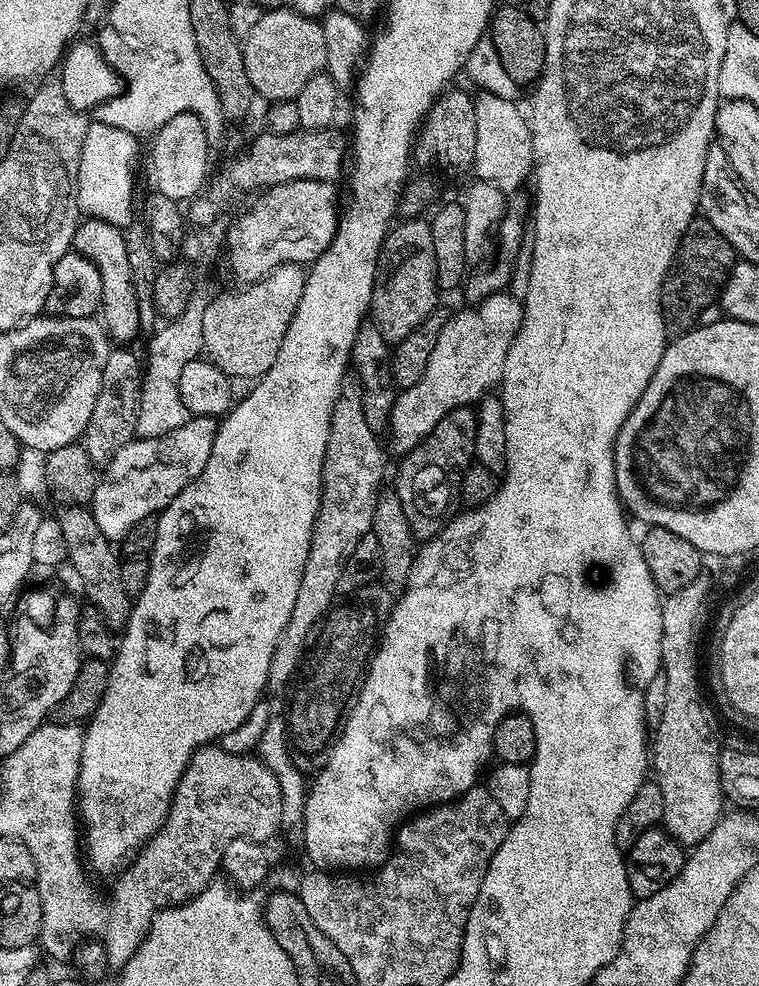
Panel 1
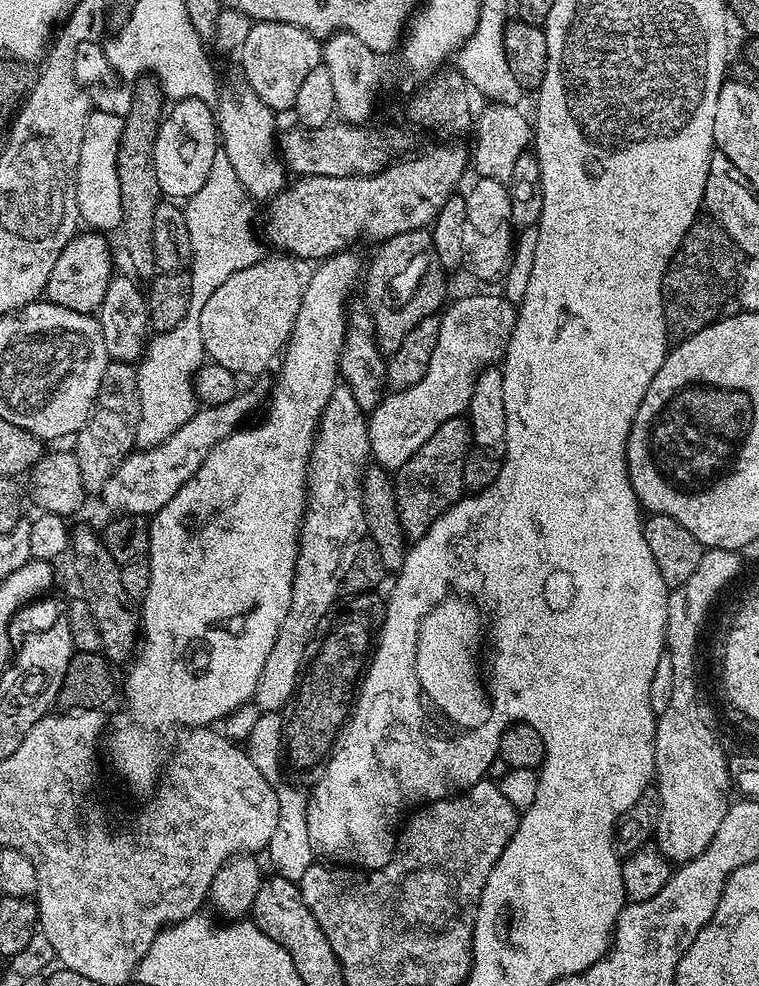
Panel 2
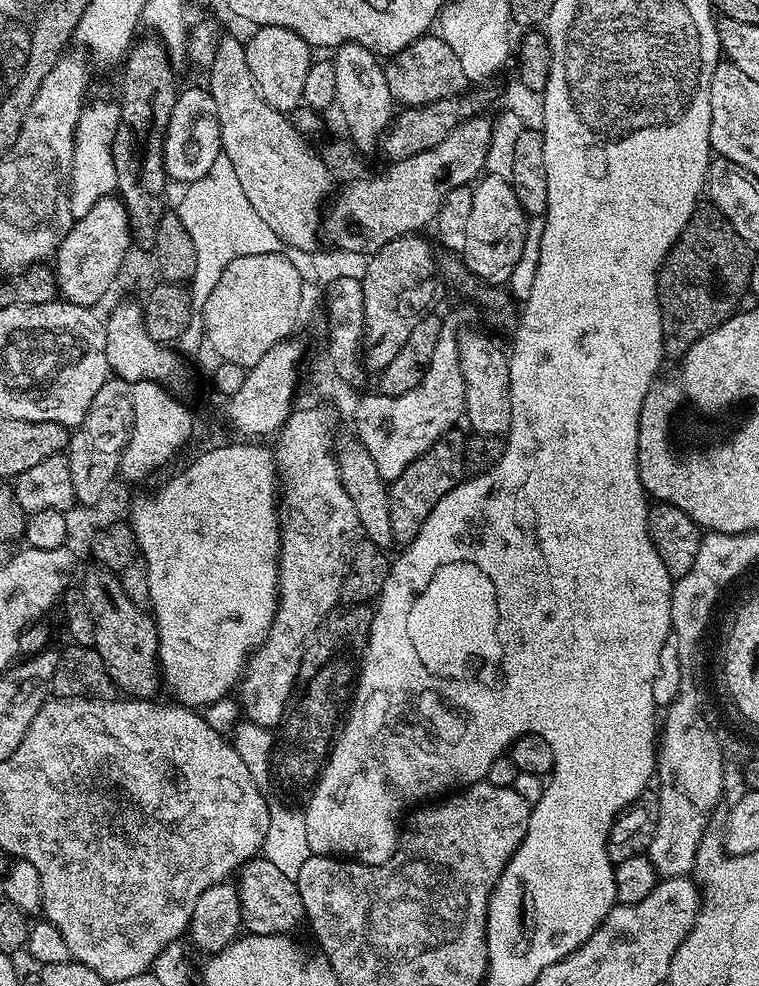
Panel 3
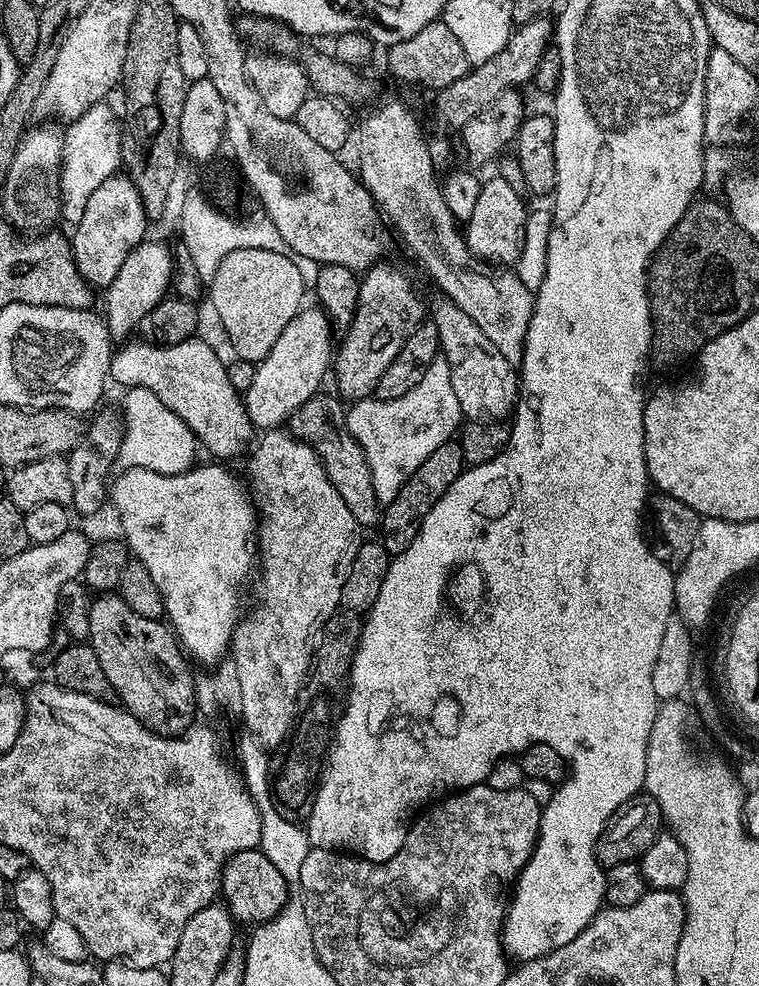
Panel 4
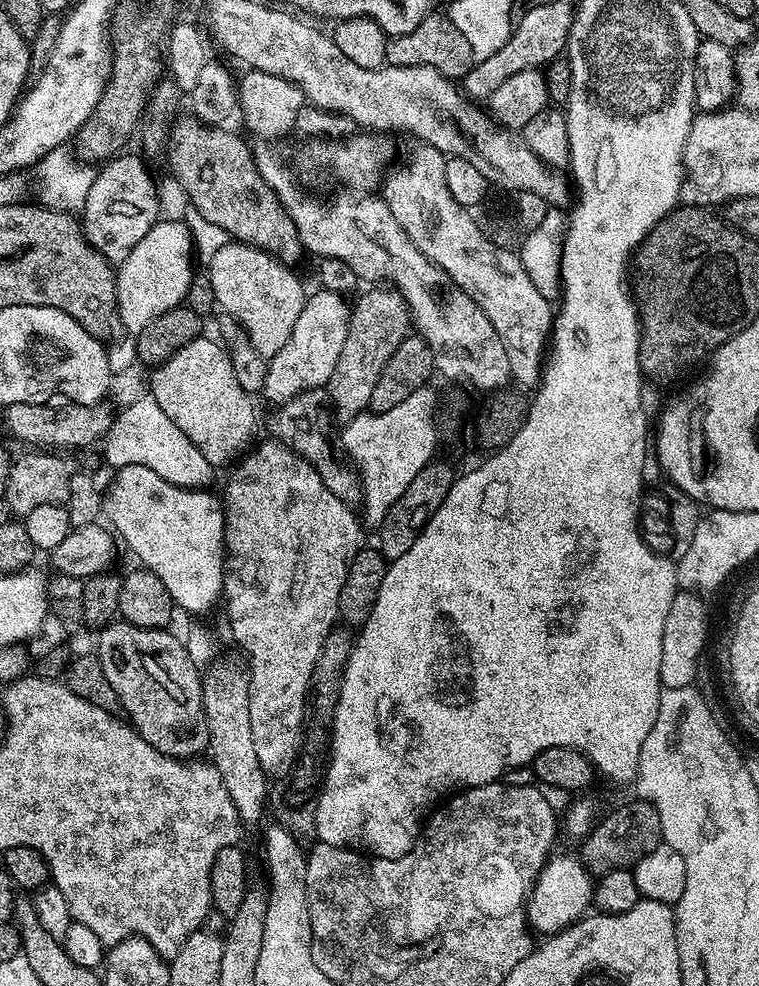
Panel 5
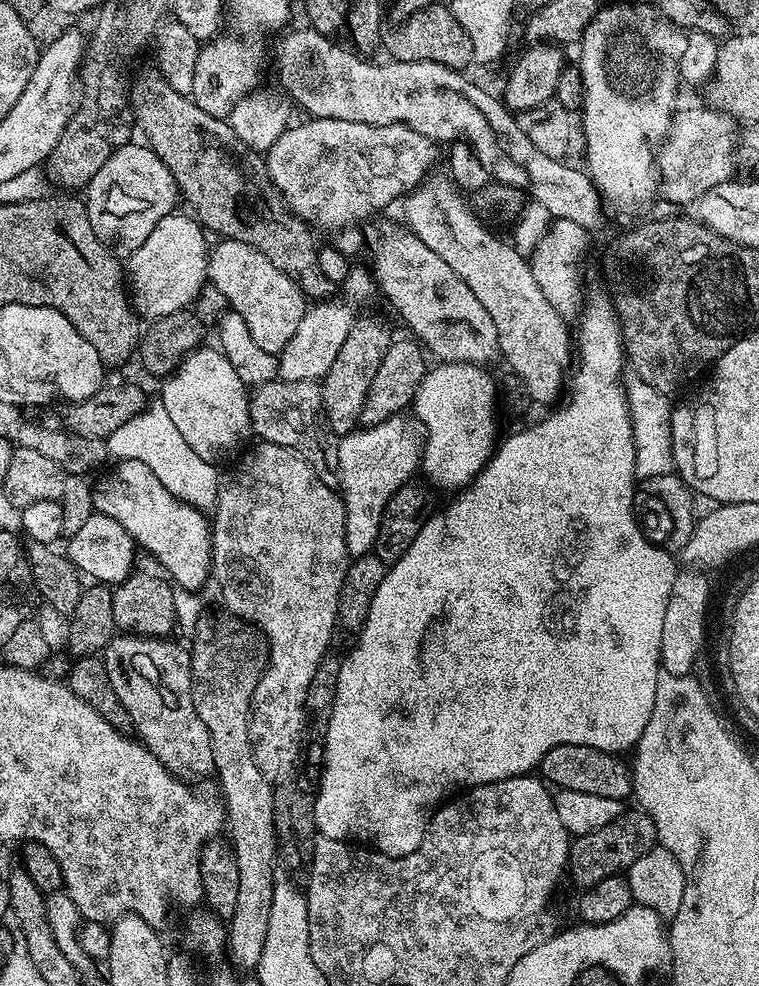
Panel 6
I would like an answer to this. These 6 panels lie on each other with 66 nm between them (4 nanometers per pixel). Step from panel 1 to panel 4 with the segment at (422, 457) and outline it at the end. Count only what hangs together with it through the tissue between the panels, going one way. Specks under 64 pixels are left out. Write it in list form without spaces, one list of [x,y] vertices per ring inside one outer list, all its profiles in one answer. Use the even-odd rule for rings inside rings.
[[[449,442],[438,446],[438,450],[434,450],[434,454],[430,454],[430,458],[426,458],[426,462],[422,462],[414,474],[410,474],[402,490],[398,490],[398,498],[394,498],[394,502],[390,502],[382,512],[382,543],[389,557],[398,555],[406,550],[406,546],[410,546],[410,542],[414,542],[426,514],[430,514],[434,502],[438,502],[438,498],[442,498],[442,494],[446,494],[449,486],[460,476],[464,463],[459,443]]]

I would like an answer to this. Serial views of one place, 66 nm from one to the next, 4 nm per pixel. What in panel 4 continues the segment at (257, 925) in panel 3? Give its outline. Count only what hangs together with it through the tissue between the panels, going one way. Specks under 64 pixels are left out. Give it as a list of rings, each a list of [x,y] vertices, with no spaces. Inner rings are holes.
[[[254,847],[234,854],[224,864],[218,892],[233,920],[241,925],[259,926],[273,920],[284,909],[290,895],[290,885],[286,878],[282,878],[282,870],[278,870],[278,866],[274,866],[274,862],[270,862],[259,847]]]

